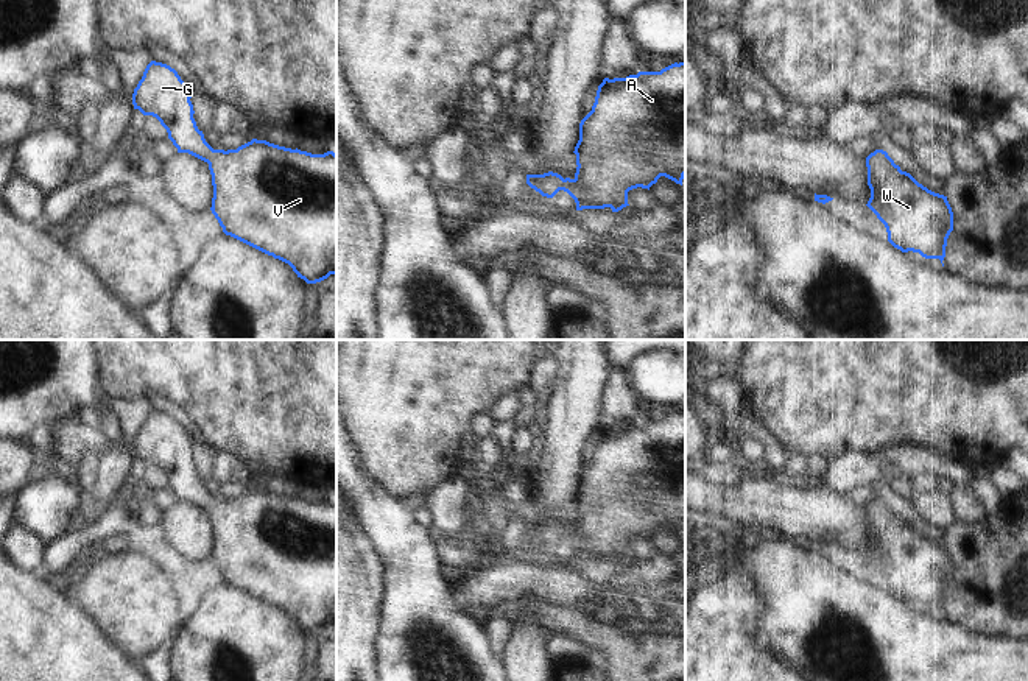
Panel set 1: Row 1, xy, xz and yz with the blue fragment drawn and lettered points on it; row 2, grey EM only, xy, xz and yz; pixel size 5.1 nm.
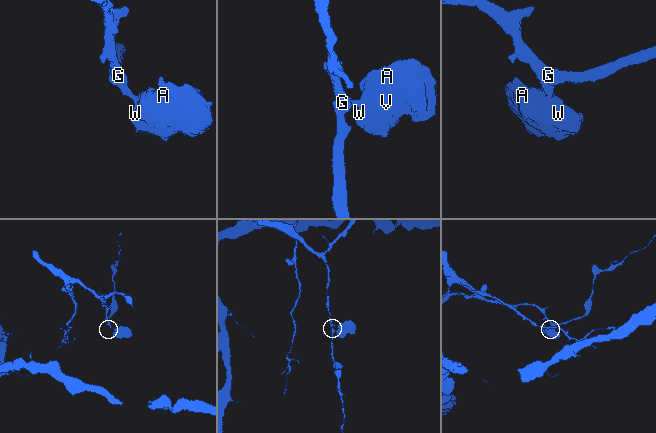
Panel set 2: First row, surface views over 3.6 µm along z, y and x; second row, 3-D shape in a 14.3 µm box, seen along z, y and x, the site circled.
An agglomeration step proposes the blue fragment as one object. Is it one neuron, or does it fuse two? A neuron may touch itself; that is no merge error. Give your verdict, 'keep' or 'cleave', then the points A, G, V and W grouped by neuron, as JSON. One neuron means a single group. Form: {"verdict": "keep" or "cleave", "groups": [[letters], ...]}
{"verdict": "keep", "groups": [["A", "G", "V", "W"]]}

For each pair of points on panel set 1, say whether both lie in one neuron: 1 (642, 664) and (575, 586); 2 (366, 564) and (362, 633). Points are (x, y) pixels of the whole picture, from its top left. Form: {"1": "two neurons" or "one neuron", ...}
{"1": "two neurons", "2": "one neuron"}

